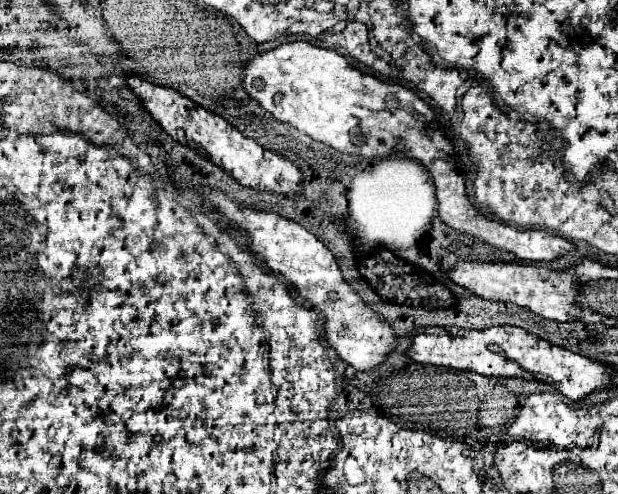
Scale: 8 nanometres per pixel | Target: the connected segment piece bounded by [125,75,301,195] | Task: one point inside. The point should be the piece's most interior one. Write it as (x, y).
(256, 167)

